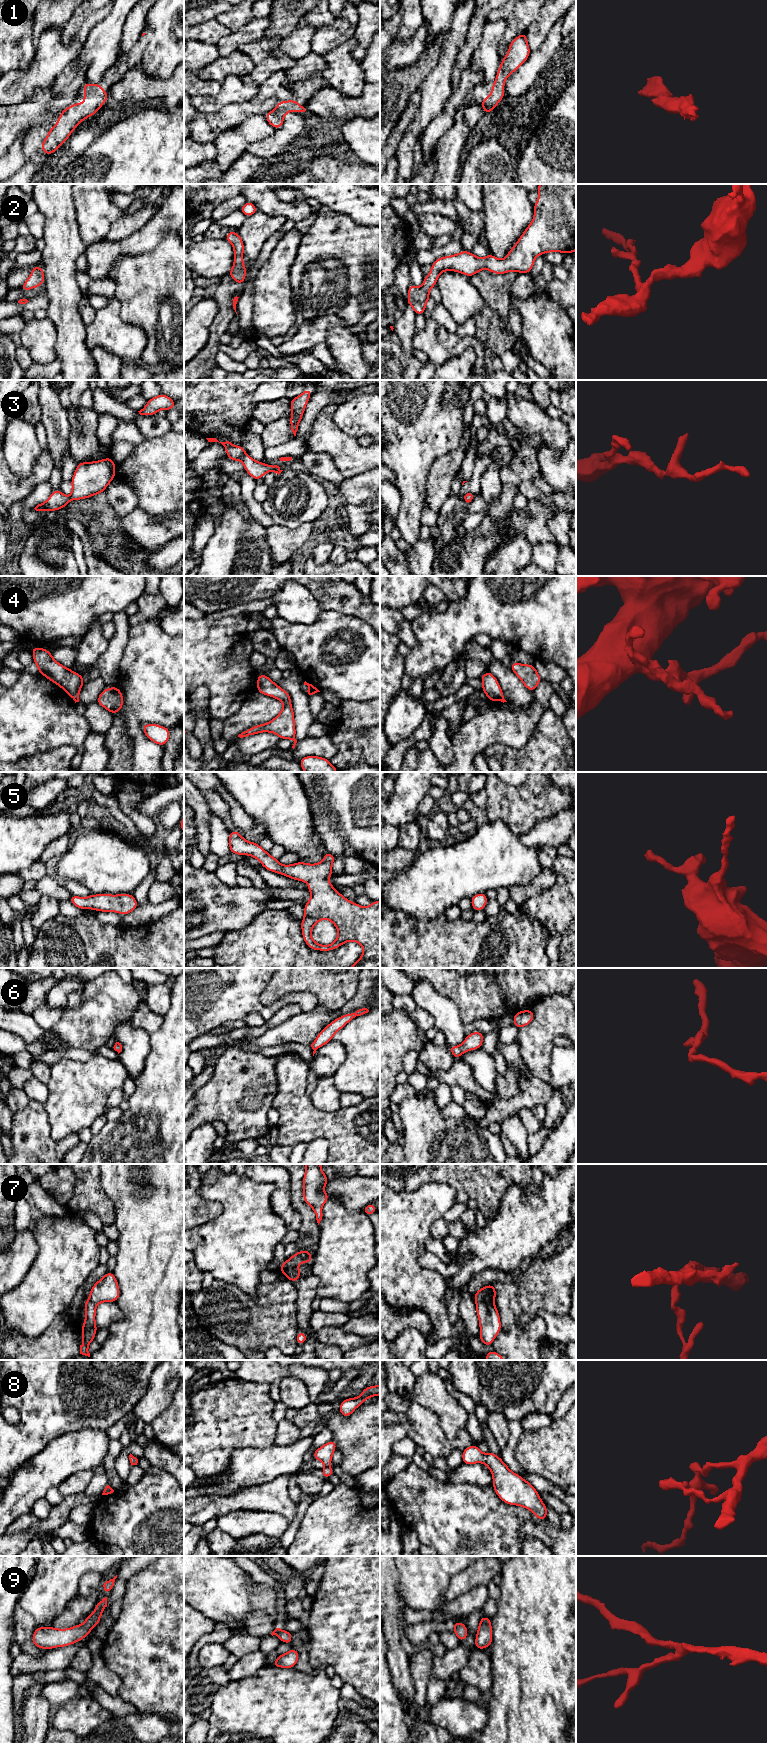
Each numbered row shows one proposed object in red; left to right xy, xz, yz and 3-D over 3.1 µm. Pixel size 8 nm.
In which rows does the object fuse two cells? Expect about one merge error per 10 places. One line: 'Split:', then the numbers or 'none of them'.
Split: 7

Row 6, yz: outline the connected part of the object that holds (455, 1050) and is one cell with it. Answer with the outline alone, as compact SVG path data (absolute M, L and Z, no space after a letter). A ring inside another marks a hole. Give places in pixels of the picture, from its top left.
M475 1031L467 1035L462 1044L459 1046L449 1046L448 1050L453 1054L455 1060L457 1060L463 1053L481 1048L483 1037L483 1033Z

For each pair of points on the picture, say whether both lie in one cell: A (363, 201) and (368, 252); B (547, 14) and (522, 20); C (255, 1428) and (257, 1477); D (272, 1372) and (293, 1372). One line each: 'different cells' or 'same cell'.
A: different cells
B: different cells
C: different cells
D: same cell

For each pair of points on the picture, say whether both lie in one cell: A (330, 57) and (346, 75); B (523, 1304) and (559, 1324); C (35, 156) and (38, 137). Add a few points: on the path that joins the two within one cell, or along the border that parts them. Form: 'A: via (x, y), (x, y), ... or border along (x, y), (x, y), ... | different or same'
A: via (334, 61), (343, 71) | same
B: border along (561, 1314), (537, 1313), (545, 1334) | different
C: via (37, 151), (38, 142) | same

